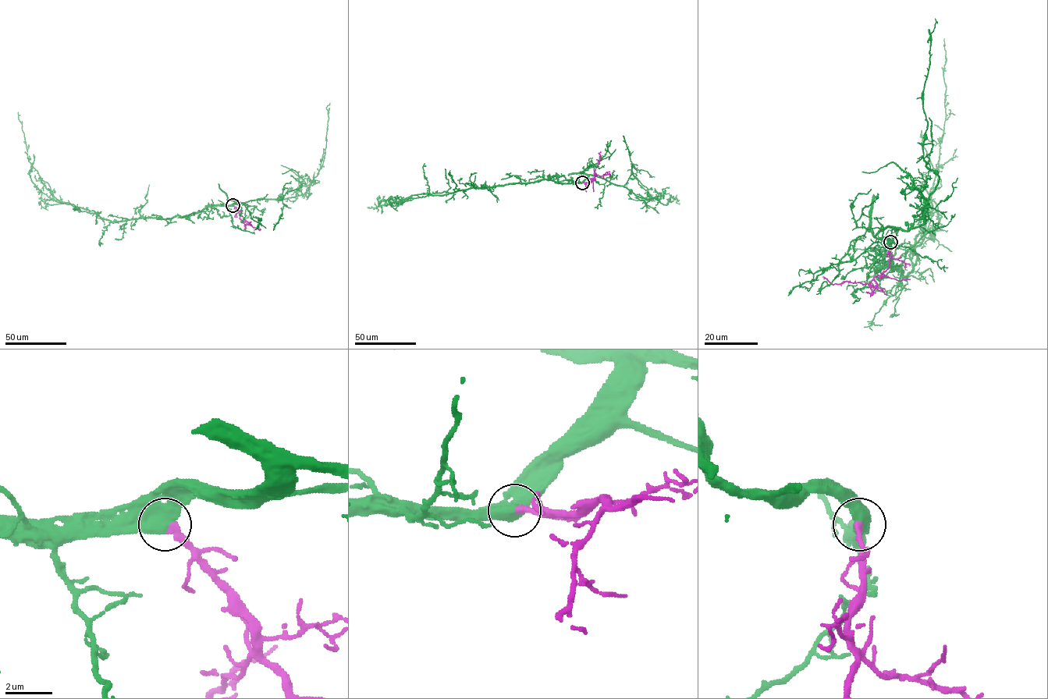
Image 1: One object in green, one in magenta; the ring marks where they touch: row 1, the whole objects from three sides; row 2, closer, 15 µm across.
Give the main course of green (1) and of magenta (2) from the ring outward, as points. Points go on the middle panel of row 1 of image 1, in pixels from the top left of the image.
1: (582, 182), (559, 183), (543, 179), (485, 188), (470, 187), (444, 194), (411, 195), (390, 204), (367, 207)
2: (582, 182), (589, 182), (597, 175), (595, 170), (600, 159), (601, 151)

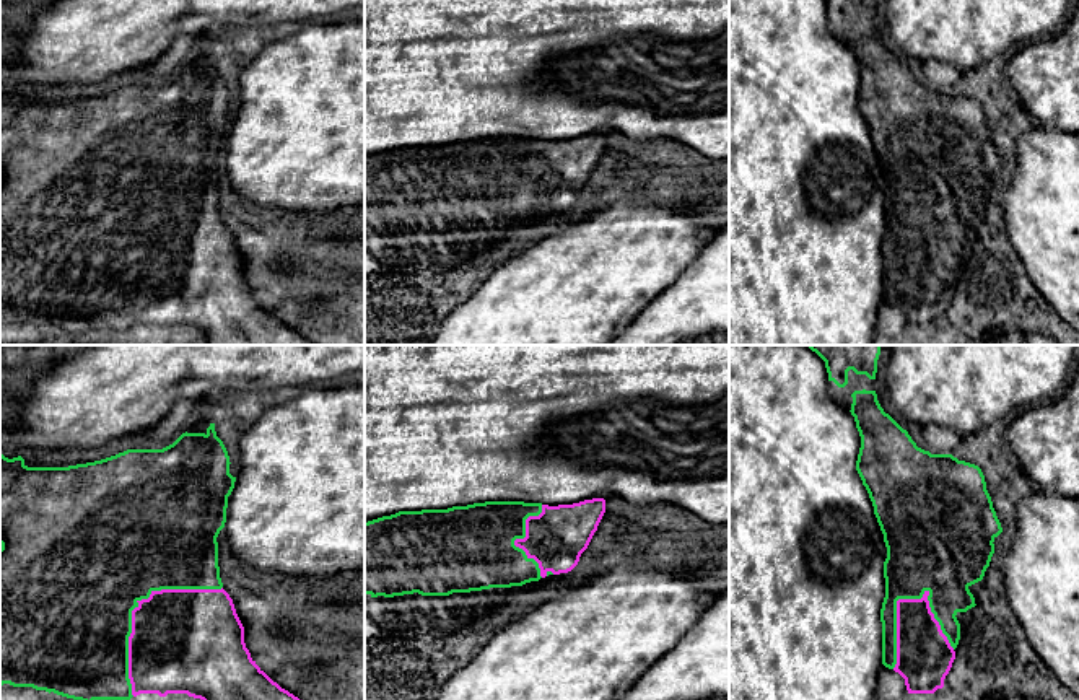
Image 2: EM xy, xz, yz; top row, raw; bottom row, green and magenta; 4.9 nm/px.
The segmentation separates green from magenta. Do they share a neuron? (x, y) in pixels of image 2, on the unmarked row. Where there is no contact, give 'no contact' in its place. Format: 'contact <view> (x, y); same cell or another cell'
contact xy (135, 241); same cell

